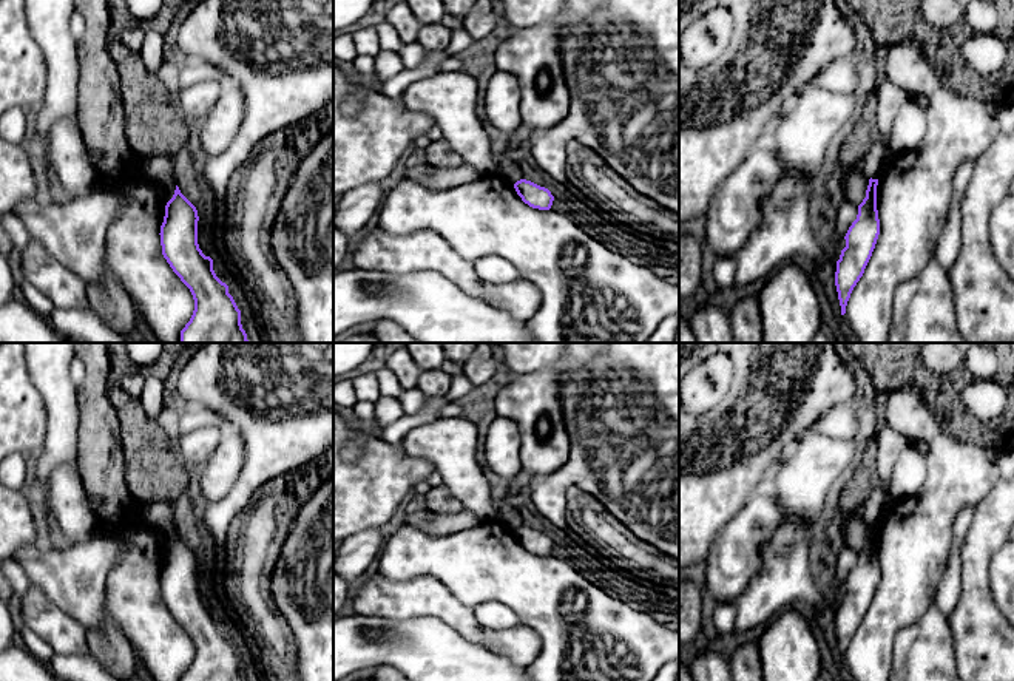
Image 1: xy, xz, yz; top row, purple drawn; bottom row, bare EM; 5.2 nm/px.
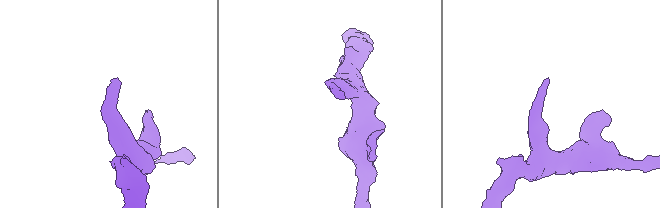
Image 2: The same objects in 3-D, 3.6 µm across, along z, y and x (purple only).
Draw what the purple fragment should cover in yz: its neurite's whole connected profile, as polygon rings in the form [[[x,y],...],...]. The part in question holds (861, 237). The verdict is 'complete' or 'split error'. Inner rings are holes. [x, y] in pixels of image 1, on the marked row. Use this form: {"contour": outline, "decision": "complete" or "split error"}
{"contour": [[[870,178],[866,198],[858,205],[857,219],[852,222],[844,236],[846,247],[841,250],[840,259],[837,261],[835,286],[841,306],[841,315],[846,313],[850,293],[863,276],[880,235],[877,185],[878,179]]], "decision": "complete"}

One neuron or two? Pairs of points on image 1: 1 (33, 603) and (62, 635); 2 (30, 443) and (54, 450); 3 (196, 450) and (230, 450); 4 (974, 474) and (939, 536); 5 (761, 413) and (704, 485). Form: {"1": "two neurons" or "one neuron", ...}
{"1": "one neuron", "2": "two neurons", "3": "two neurons", "4": "one neuron", "5": "one neuron"}

